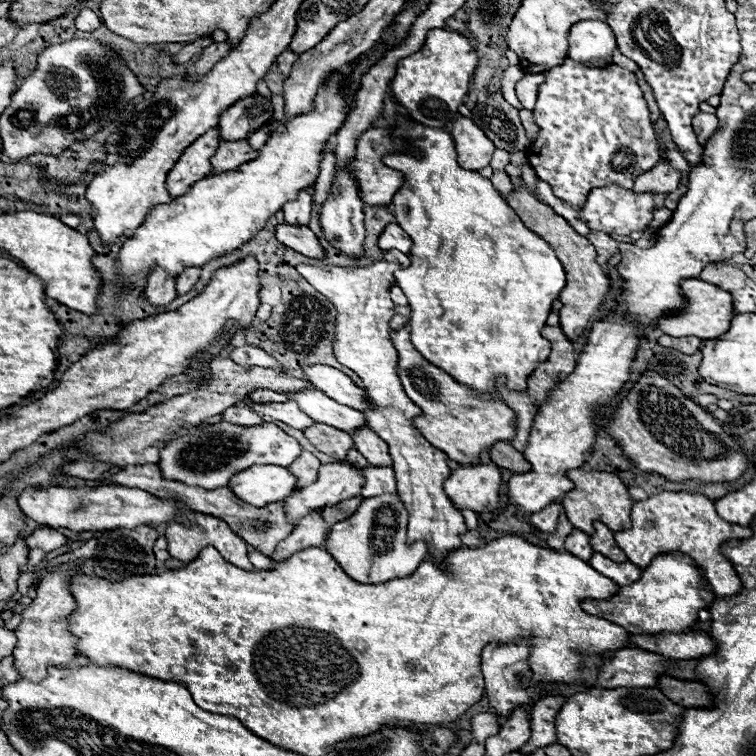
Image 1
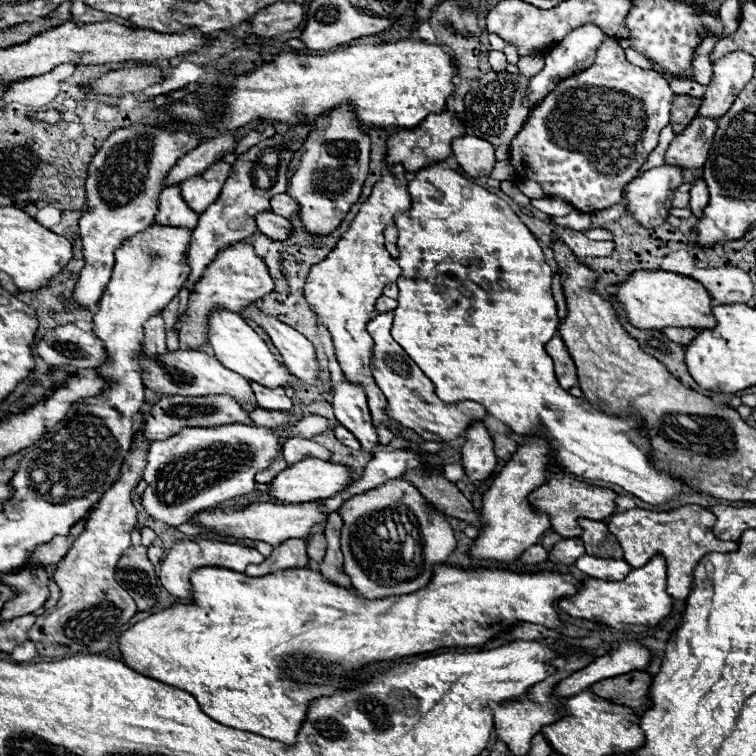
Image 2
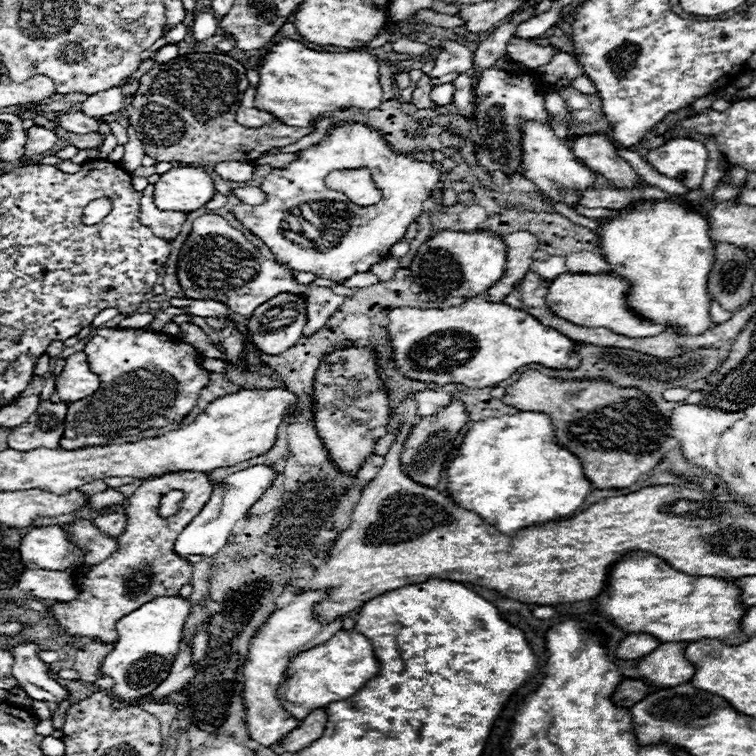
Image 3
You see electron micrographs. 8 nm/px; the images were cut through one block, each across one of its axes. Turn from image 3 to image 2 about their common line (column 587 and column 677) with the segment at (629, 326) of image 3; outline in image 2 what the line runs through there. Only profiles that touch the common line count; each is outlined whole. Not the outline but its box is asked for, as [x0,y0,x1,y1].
[616,270,716,330]

